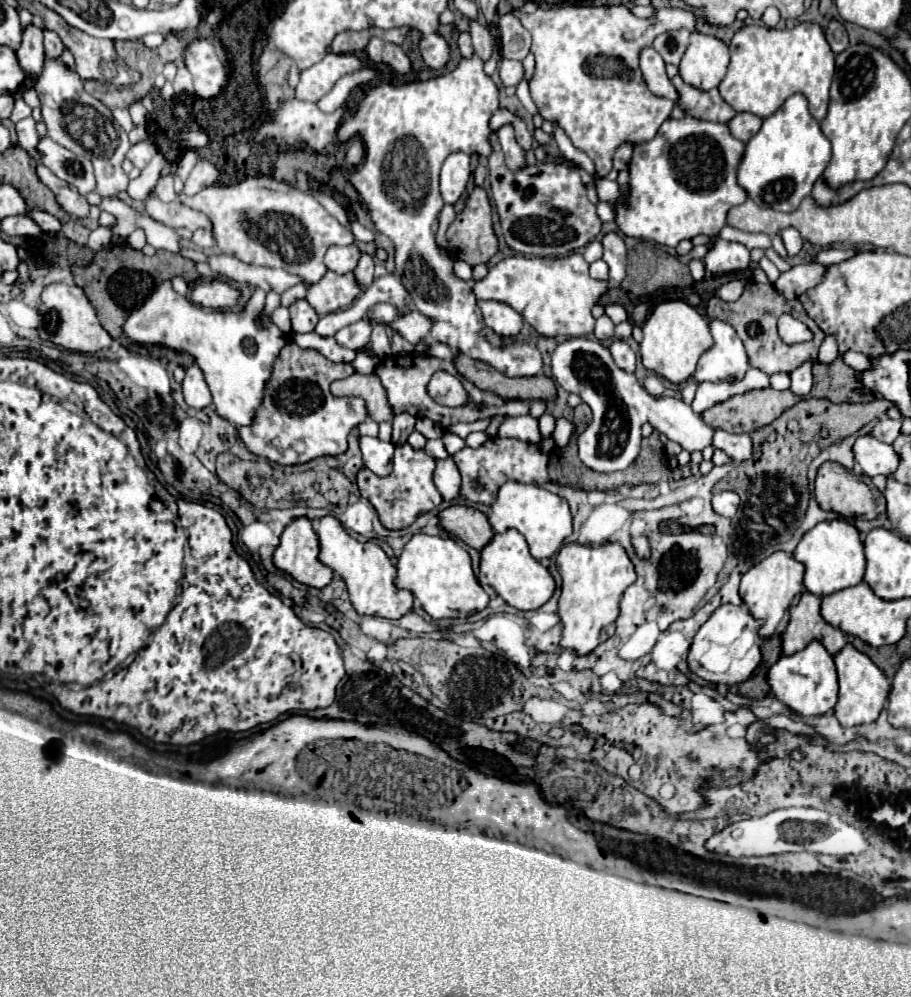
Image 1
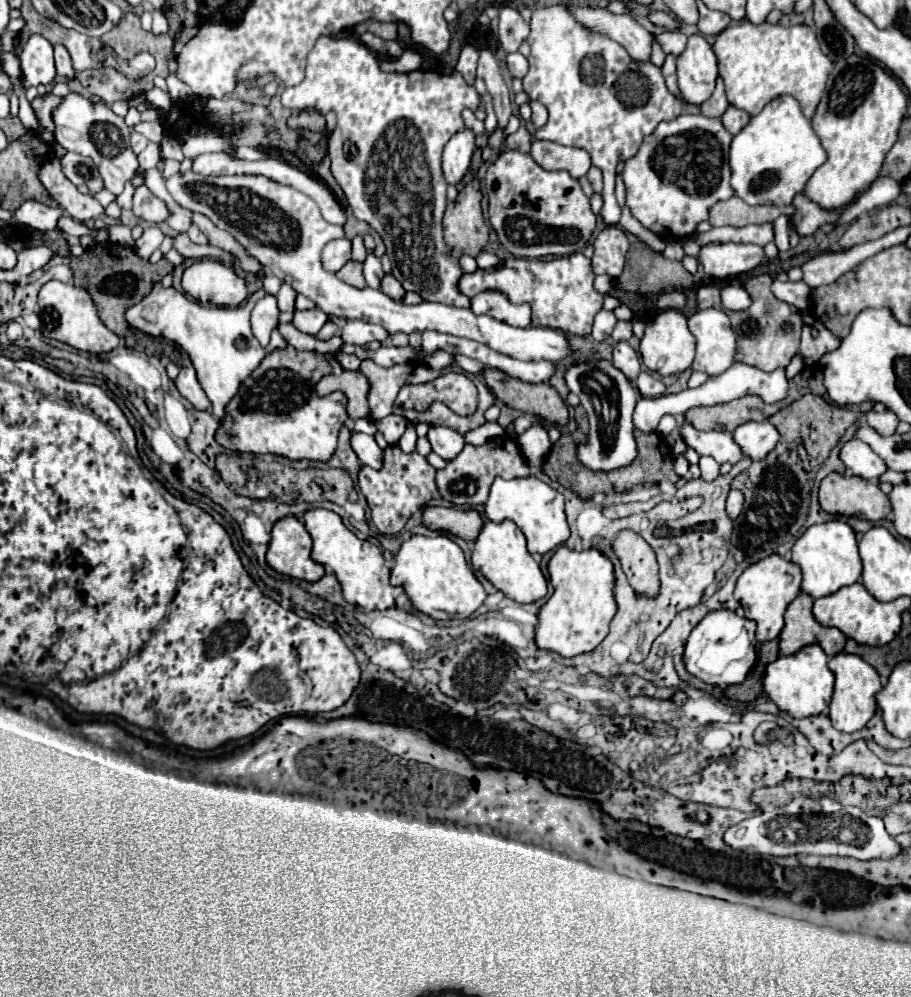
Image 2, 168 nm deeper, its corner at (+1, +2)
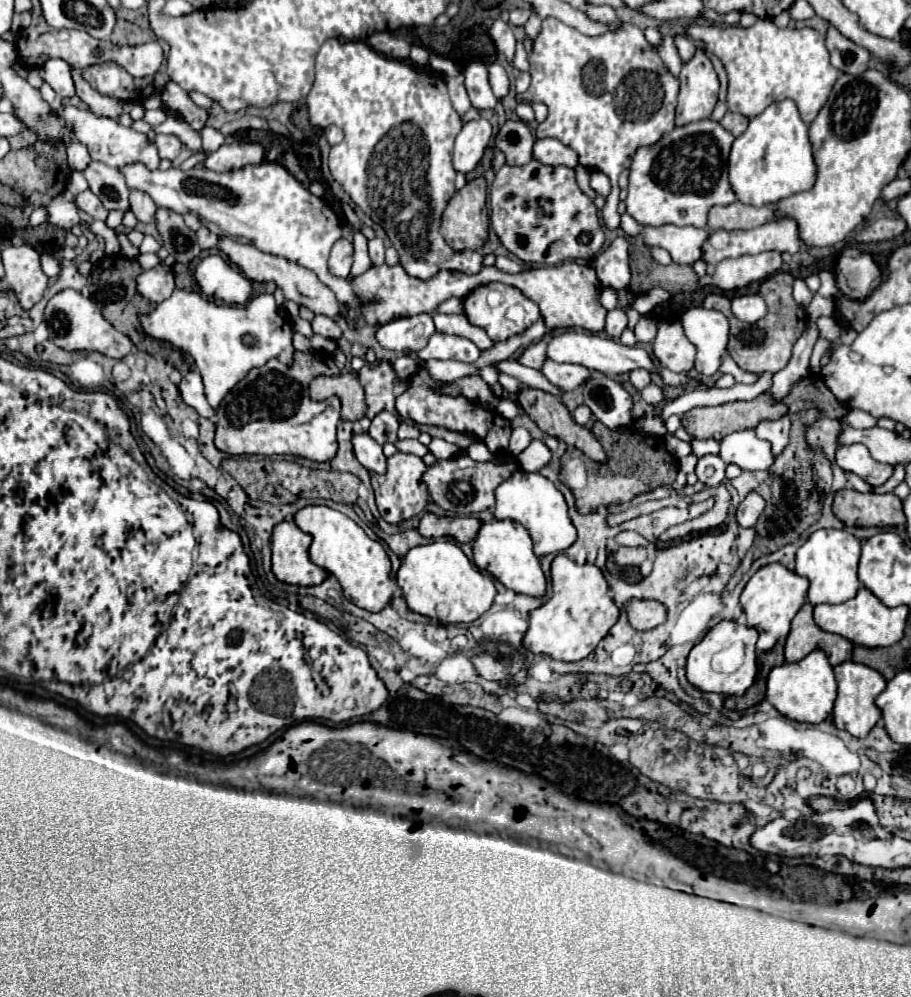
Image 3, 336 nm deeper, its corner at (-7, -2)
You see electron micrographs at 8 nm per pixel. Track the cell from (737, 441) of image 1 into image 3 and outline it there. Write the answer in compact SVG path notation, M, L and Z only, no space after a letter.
M783 416L781 420L775 420L775 422L761 422L755 428L755 434L761 440L767 440L771 444L773 454L777 456L789 444L789 430L791 430L791 420L789 420L789 416Z

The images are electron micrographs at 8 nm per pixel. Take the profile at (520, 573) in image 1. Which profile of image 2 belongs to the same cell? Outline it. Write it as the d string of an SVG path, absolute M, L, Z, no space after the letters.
M503 520L499 524L495 522L483 524L473 546L471 564L473 569L479 571L497 590L501 590L505 596L509 596L515 602L529 604L541 600L547 594L547 580L539 564L527 552L523 532L511 520Z

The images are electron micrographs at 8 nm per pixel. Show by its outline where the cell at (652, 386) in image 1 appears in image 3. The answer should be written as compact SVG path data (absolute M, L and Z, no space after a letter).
M651 382L647 388L641 390L641 396L643 396L643 400L645 400L647 404L653 404L653 406L657 406L657 404L665 398L663 388L657 386L657 384L653 384L653 382Z

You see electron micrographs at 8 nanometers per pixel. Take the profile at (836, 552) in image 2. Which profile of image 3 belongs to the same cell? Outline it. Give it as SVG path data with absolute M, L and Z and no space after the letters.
M817 530L797 550L799 576L809 580L809 602L815 604L841 604L857 594L861 582L857 578L857 566L861 556L861 542L847 530Z

